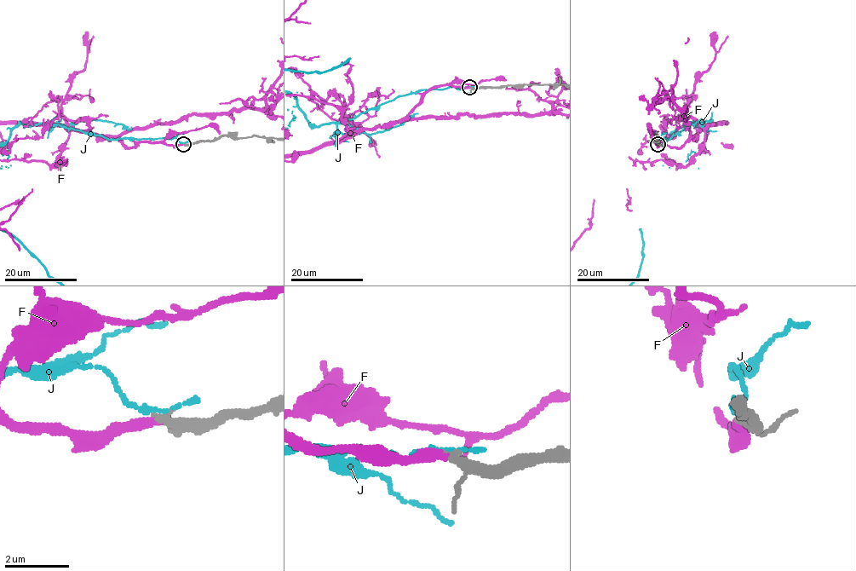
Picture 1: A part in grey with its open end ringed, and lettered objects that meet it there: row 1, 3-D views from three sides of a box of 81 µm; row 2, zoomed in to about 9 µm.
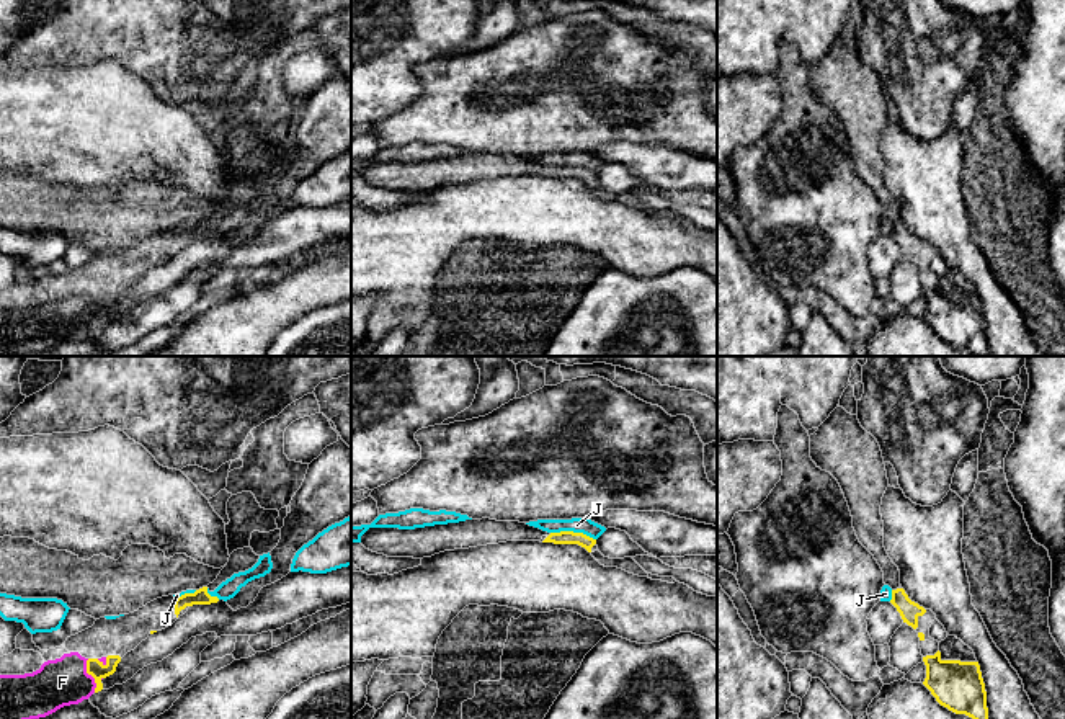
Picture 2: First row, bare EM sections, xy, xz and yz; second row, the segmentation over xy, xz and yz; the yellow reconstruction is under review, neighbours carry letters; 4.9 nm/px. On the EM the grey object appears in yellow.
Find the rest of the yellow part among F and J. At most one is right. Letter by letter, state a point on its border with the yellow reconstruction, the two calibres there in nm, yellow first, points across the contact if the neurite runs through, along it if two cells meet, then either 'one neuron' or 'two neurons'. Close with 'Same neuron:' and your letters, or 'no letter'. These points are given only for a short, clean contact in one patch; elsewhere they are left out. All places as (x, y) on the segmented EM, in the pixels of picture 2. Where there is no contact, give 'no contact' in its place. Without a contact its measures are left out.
F: xy (90, 674) | 80/240 nm | one neuron
J: xz (572, 531) | 70/80 nm | along xz (551, 531), (582, 531), (595, 540) | two neurons
Same neuron: F

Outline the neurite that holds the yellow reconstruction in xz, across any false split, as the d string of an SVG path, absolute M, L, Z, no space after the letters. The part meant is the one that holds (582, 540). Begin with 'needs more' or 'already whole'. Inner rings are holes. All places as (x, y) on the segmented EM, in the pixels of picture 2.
already whole; M560 531L550 533L542 543L554 543L554 544L578 544L591 552L591 547L596 544L596 539L573 531Z

